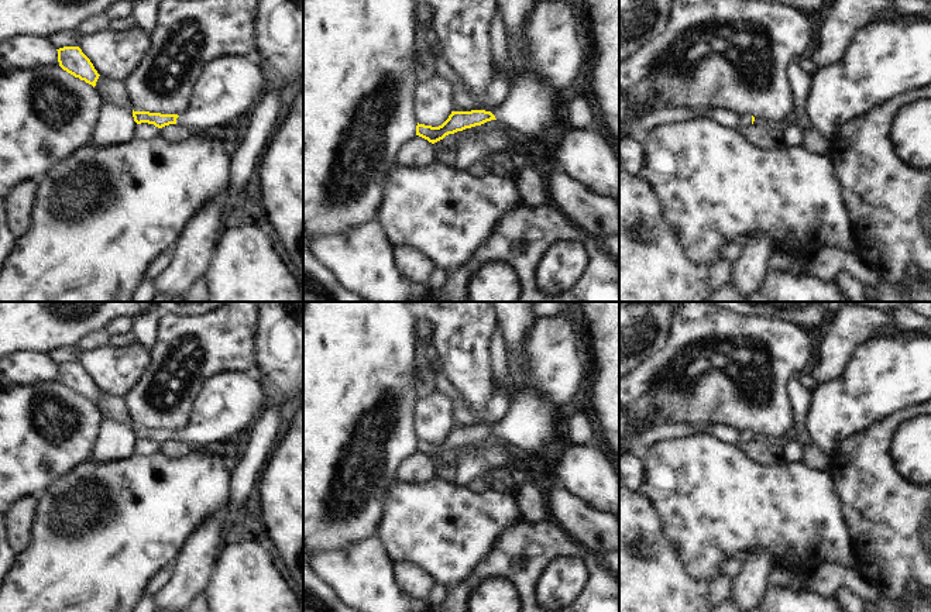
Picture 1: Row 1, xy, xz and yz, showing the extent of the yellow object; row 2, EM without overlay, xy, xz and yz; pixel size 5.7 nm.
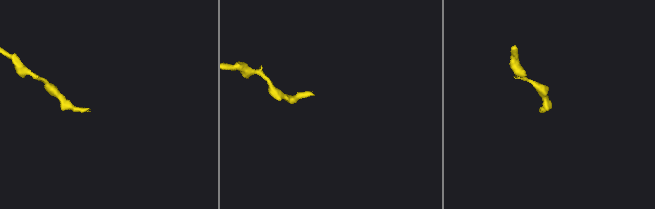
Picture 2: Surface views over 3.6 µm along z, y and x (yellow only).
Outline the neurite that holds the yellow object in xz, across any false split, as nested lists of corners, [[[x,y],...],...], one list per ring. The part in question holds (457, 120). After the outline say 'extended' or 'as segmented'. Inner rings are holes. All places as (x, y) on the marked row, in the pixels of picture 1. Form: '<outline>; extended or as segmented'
[[[497,0],[498,11],[501,13],[502,23],[506,31],[508,45],[513,48],[511,56],[516,59],[509,66],[509,93],[502,103],[494,107],[492,111],[471,110],[471,111],[451,111],[449,118],[439,127],[419,124],[416,126],[416,135],[434,144],[449,134],[463,131],[475,126],[481,126],[491,120],[499,120],[506,127],[530,138],[539,138],[546,128],[556,124],[556,116],[563,113],[563,103],[566,99],[560,94],[532,65],[528,42],[523,37],[525,21],[536,4],[535,0]]]; extended

